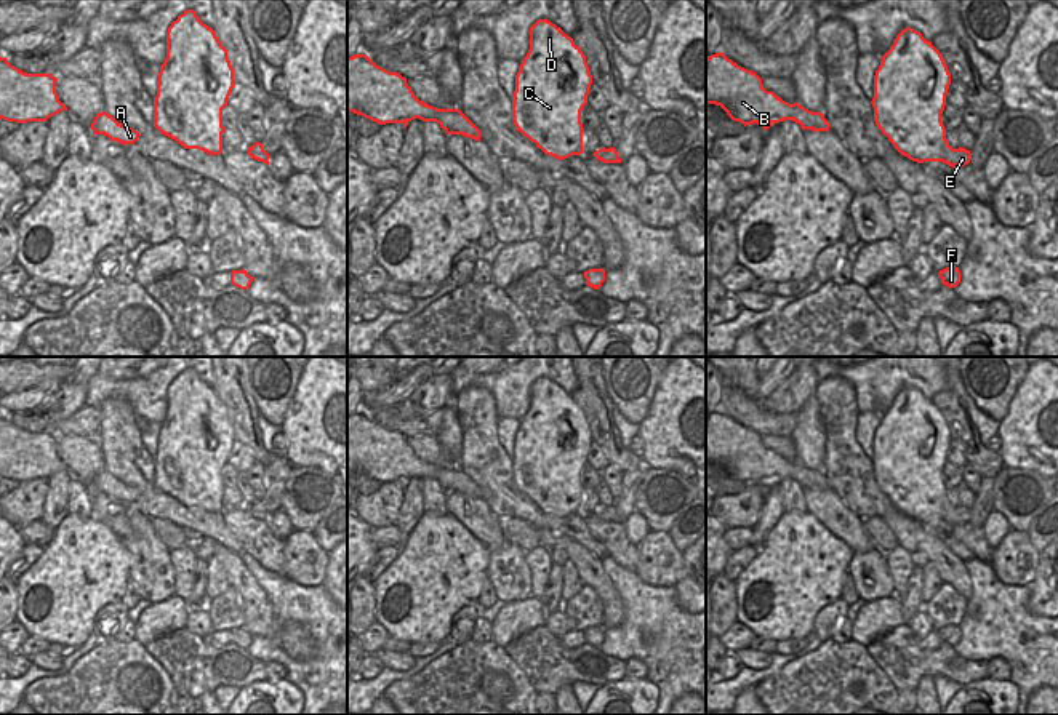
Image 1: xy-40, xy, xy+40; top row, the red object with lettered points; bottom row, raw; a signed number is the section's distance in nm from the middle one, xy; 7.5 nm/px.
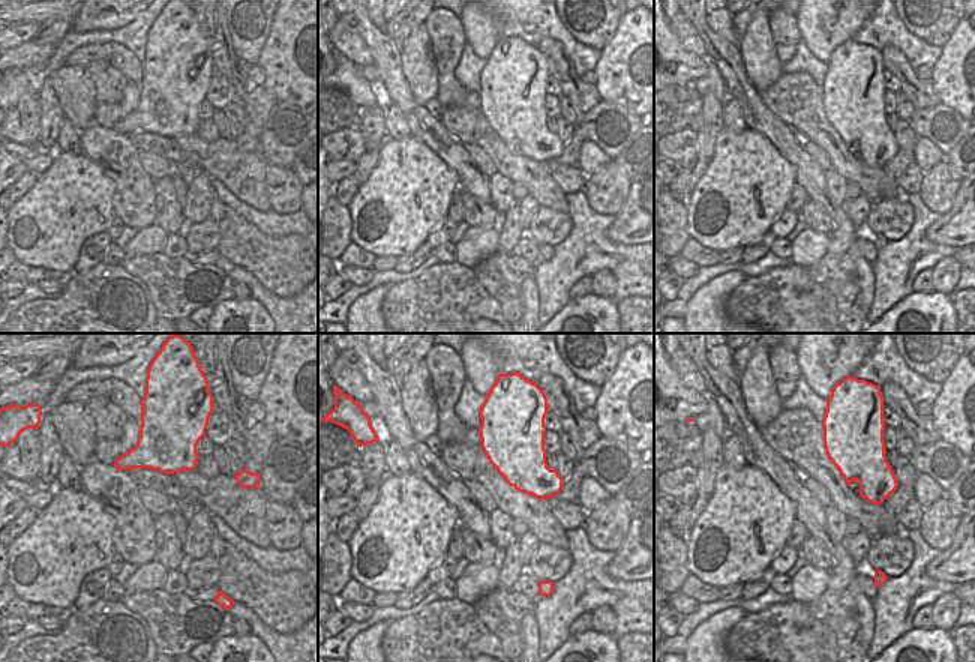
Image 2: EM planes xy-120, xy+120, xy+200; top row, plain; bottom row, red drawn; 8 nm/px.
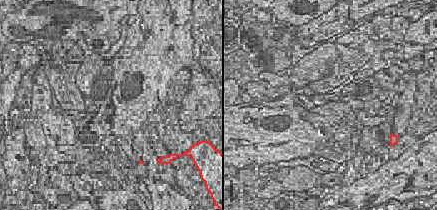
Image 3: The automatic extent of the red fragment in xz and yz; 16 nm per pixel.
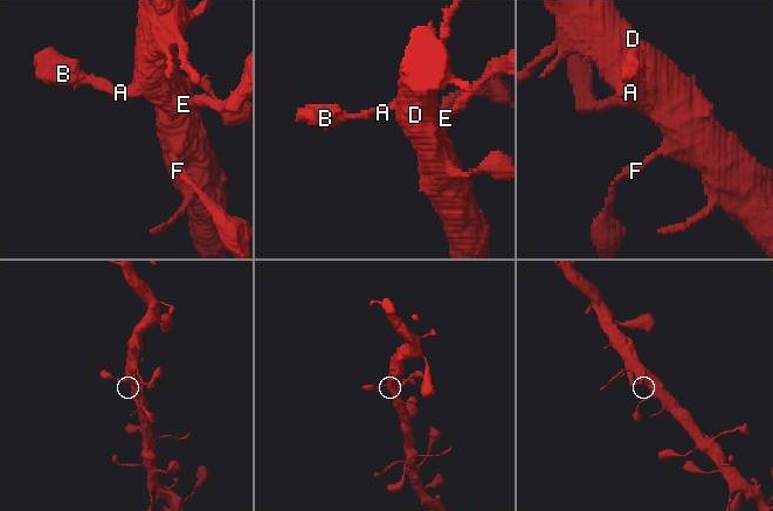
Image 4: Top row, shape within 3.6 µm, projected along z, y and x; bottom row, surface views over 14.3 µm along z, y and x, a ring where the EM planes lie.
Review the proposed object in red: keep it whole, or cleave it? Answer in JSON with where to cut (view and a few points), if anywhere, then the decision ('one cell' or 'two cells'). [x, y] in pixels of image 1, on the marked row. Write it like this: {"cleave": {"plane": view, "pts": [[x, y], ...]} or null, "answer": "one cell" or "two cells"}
{"cleave": null, "answer": "one cell"}

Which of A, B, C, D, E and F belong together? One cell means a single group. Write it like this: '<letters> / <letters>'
A B C D E F

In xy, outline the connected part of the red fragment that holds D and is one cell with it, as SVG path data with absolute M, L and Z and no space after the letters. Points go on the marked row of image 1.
M547 19L530 27L530 50L515 75L512 122L546 155L565 160L583 154L581 110L587 104L592 75L586 56L573 38Z

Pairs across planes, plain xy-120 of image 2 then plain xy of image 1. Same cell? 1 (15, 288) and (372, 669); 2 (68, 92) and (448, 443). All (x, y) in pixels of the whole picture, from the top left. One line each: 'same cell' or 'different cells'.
1: same cell
2: different cells

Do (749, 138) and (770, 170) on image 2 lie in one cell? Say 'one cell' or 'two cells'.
one cell

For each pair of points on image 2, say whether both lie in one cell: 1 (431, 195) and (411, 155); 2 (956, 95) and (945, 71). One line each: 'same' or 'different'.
1: same
2: same

